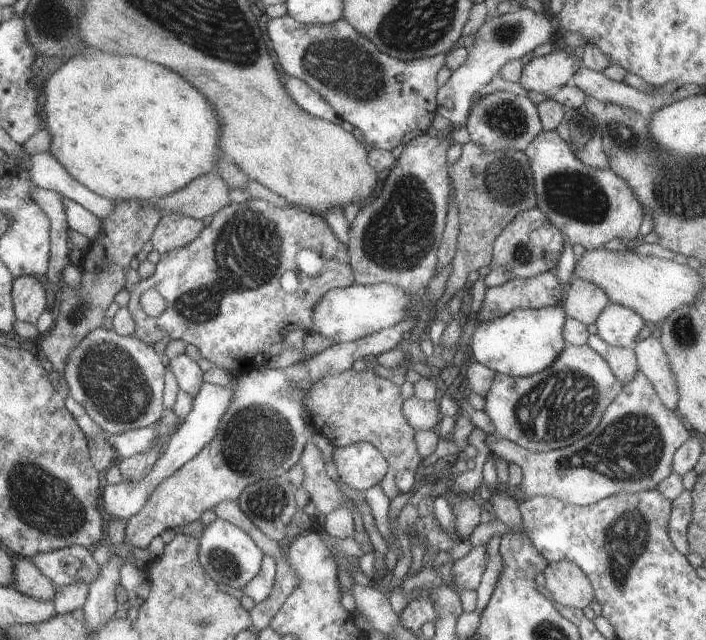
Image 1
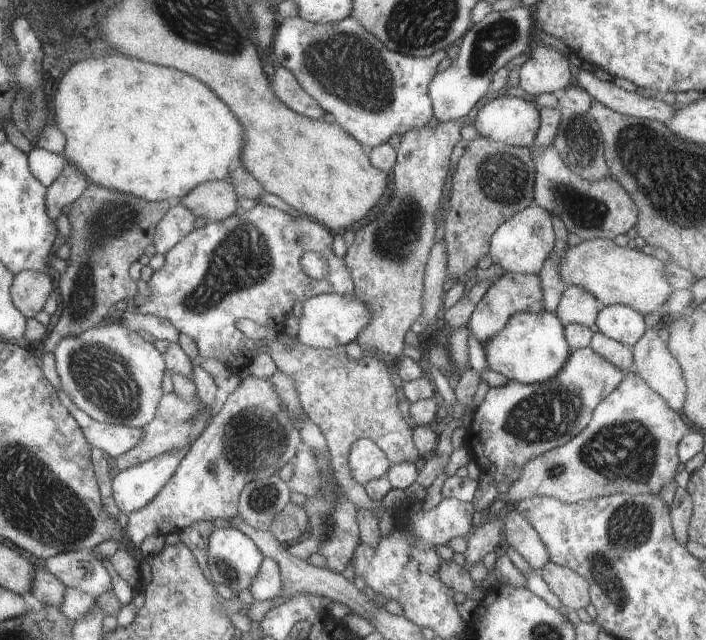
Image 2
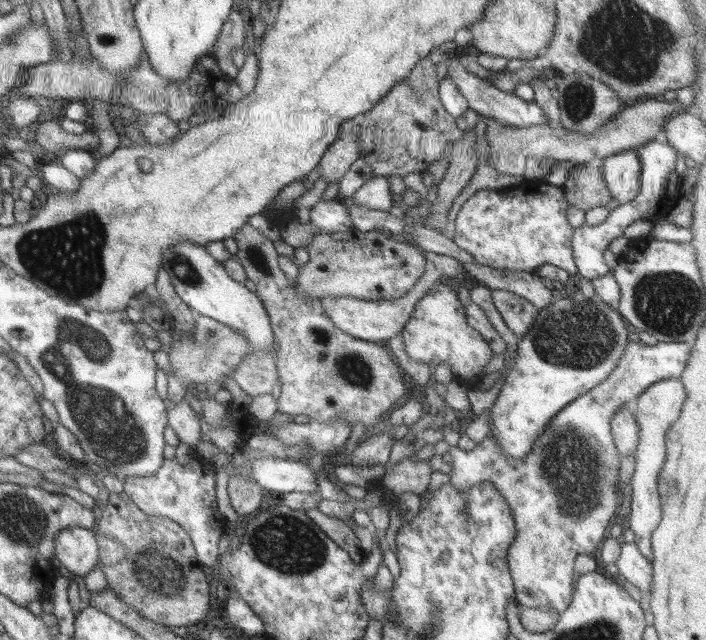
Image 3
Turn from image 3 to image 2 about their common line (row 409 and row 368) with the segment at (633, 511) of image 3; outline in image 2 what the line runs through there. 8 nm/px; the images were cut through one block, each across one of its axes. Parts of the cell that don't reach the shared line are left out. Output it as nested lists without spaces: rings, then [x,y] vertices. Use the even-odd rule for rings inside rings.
[[[647,328],[643,338],[631,346],[631,352],[633,352],[633,372],[639,374],[643,378],[643,382],[647,382],[647,386],[657,394],[661,396],[675,412],[681,412],[685,400],[687,400],[687,384],[685,384],[685,376],[683,376],[683,370],[679,366],[679,362],[671,356],[667,344],[661,342],[661,338],[657,336],[657,328]]]

